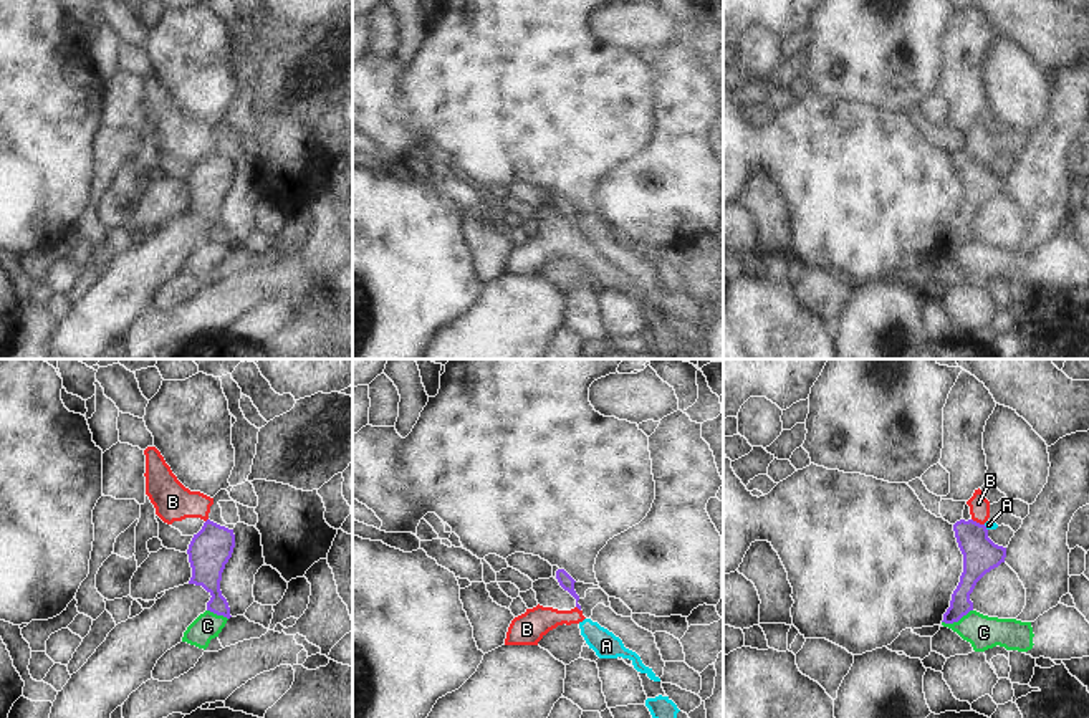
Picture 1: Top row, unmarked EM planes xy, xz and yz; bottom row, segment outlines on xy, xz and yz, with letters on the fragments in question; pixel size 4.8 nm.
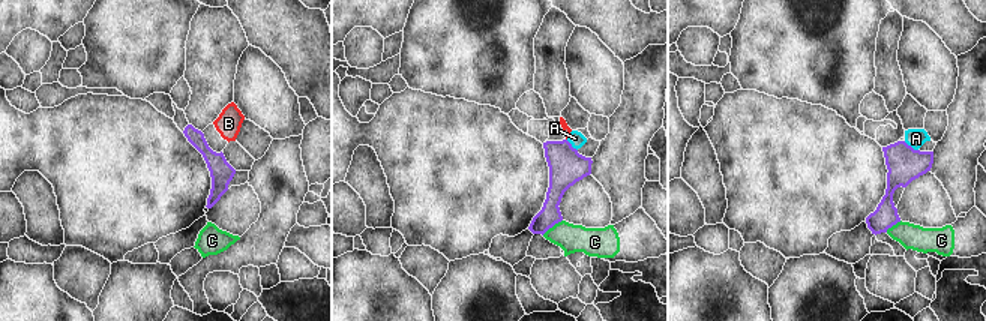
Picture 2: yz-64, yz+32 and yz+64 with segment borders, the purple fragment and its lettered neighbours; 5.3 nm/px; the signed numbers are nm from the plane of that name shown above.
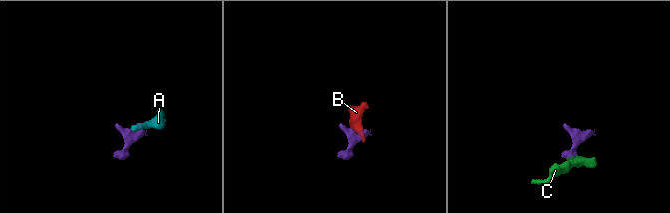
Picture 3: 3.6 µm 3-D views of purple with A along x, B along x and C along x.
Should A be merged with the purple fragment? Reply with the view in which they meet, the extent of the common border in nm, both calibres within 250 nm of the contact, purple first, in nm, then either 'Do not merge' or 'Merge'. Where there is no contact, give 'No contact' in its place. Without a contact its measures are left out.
Touches purple in yz. Shared border 40 nm. Thickness 180 nm (purple) against 40 nm. Do not merge

